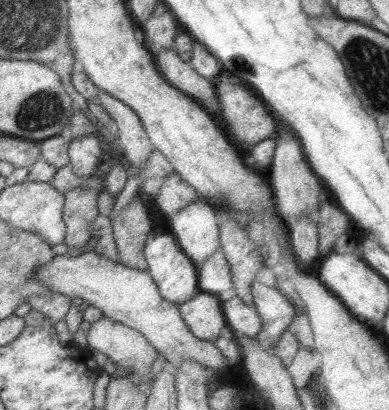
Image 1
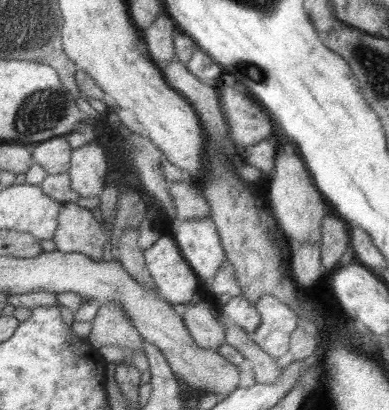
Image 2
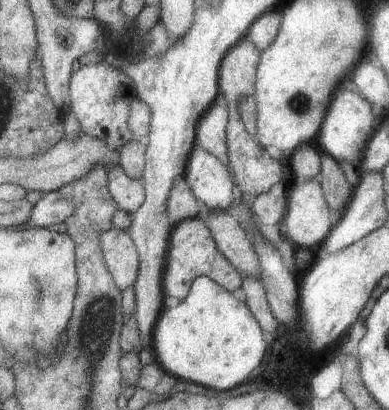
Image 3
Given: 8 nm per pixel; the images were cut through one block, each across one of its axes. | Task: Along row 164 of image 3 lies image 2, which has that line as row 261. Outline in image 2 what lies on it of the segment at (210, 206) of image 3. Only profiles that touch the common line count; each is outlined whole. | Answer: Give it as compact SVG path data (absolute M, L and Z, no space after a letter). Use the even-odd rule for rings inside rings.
M211 218L175 222L173 238L197 280L201 280L201 284L209 284L227 260L215 222Z

